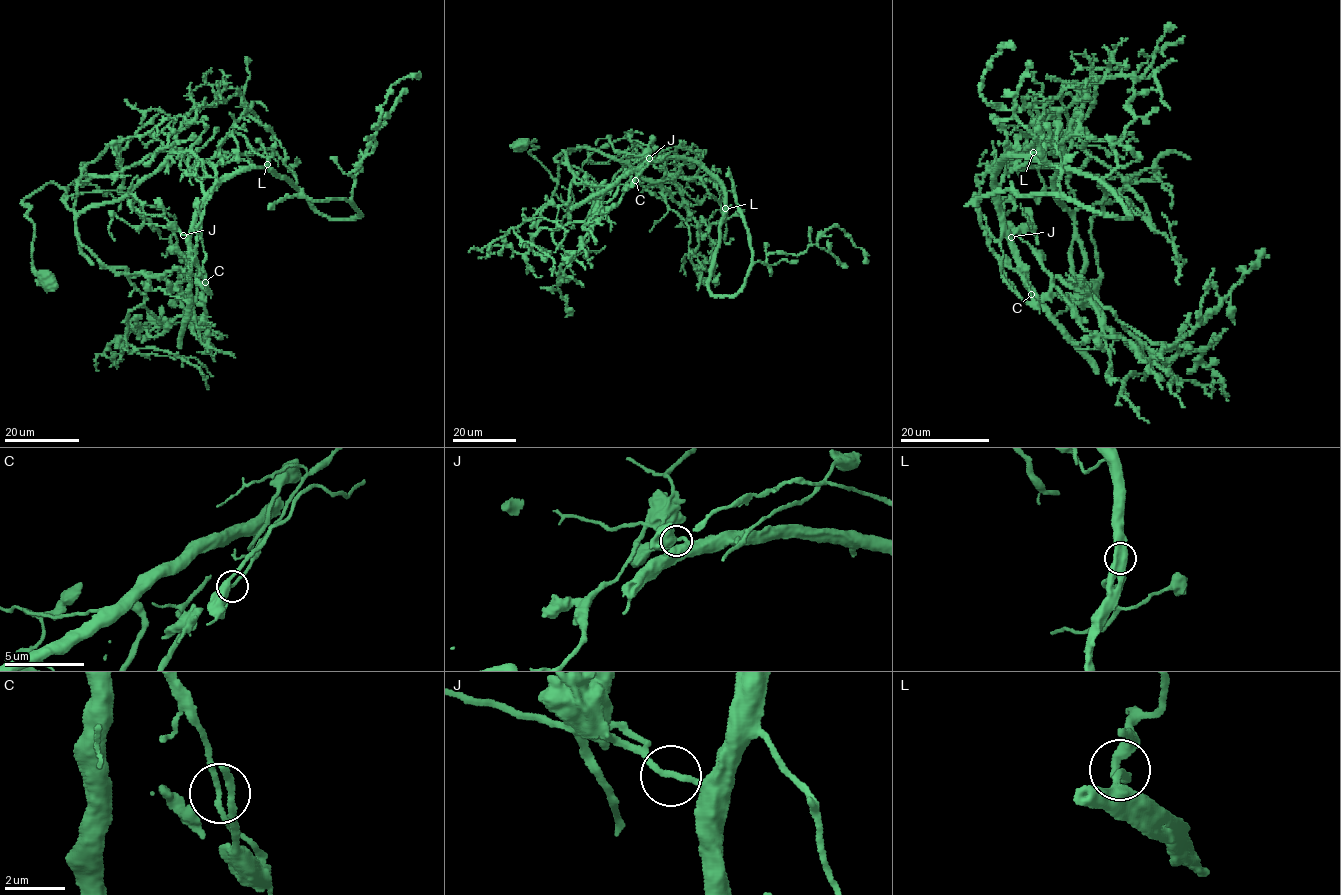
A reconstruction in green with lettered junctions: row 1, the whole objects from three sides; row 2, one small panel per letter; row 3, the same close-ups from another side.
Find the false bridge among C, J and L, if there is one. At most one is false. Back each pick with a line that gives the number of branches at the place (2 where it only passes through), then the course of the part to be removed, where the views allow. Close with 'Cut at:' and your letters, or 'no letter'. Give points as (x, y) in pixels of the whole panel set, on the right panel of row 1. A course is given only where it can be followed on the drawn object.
C: 2 | (1031, 295), (1000, 272), (1007, 156), (1101, 180), (1128, 218), (1062, 194), (1031, 132), (980, 94), (1014, 47)
Cut at: C

